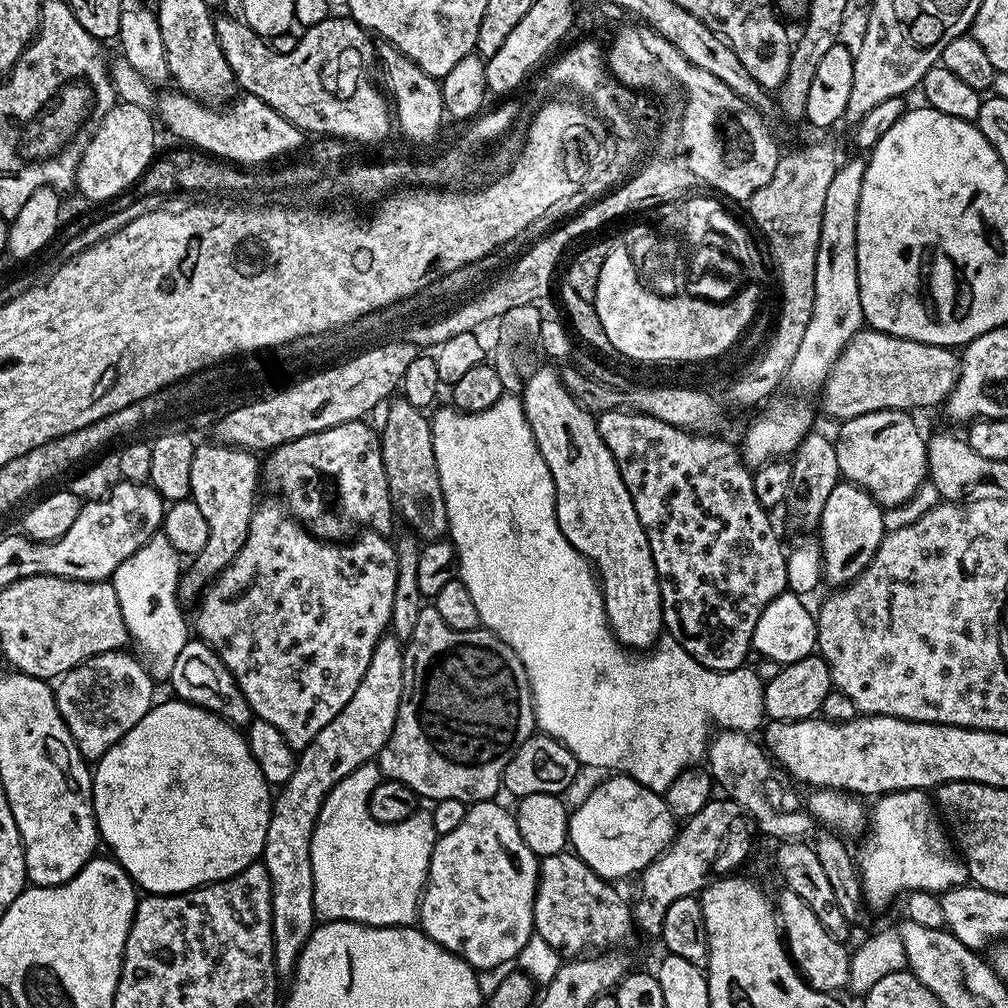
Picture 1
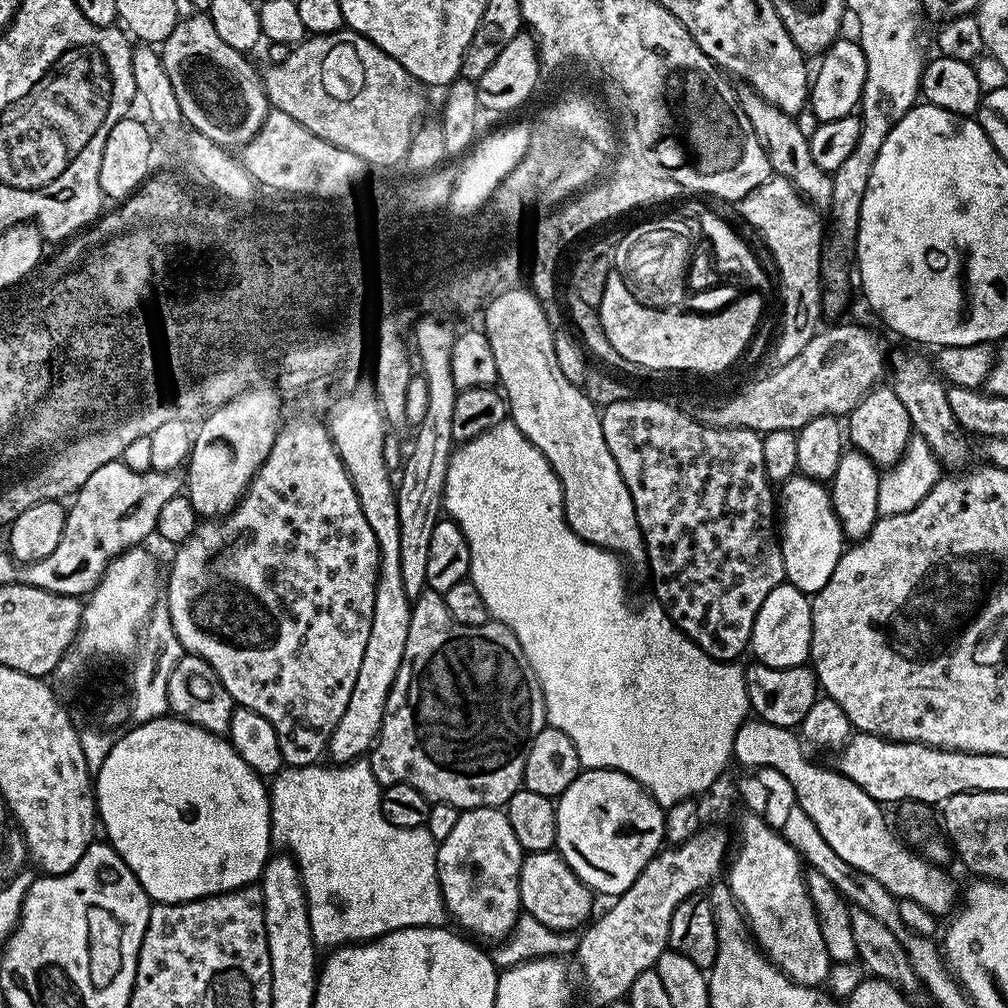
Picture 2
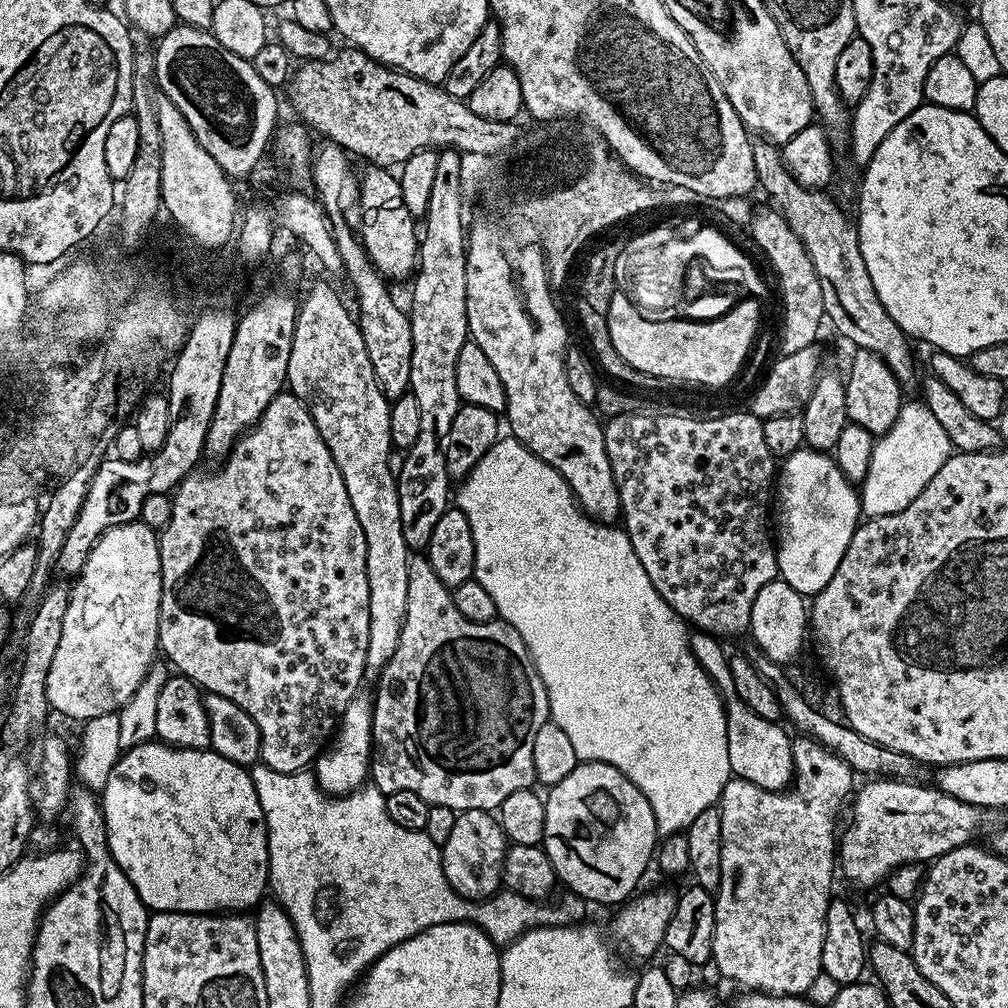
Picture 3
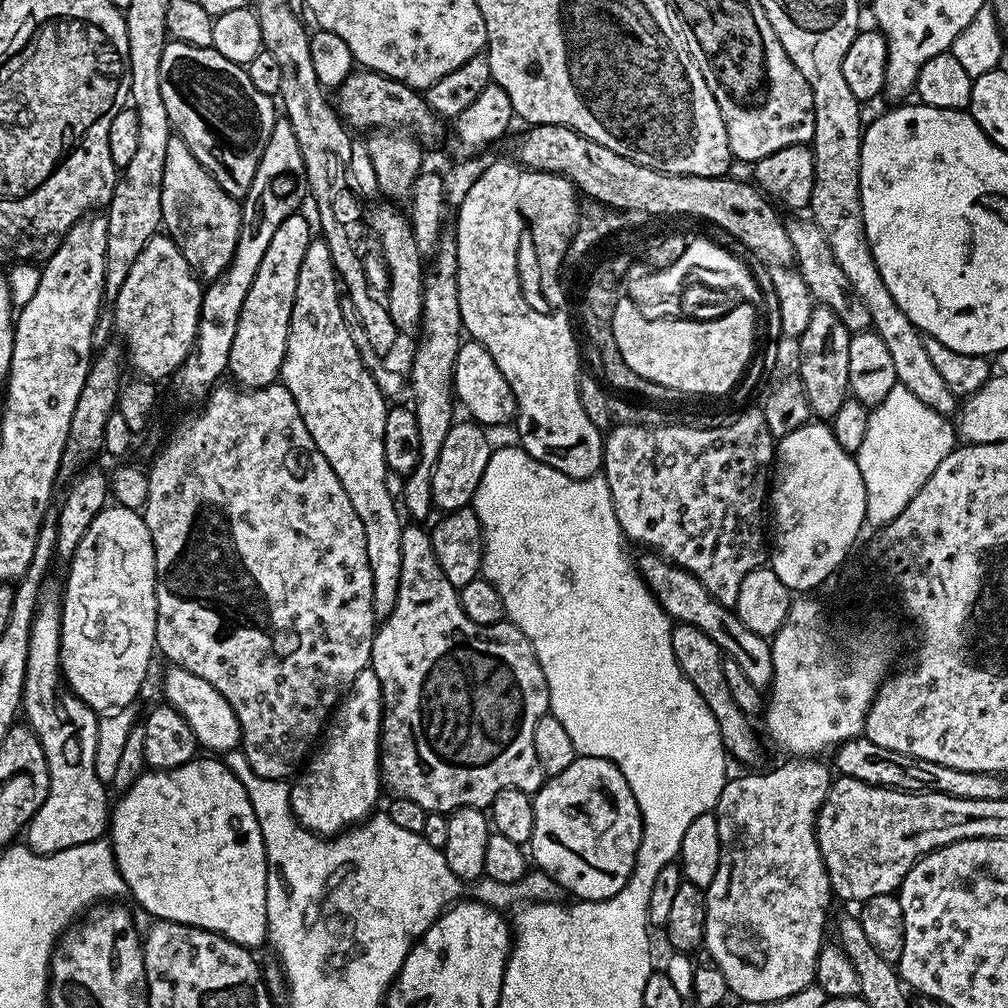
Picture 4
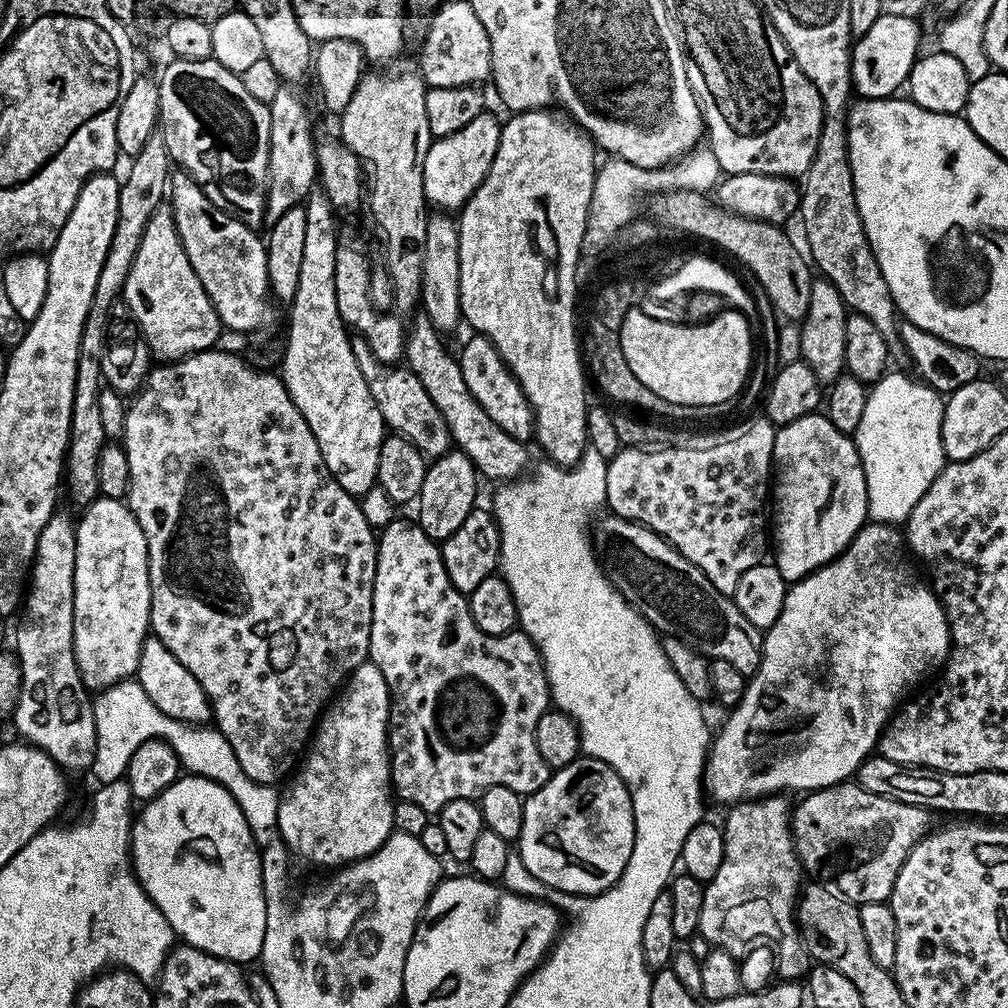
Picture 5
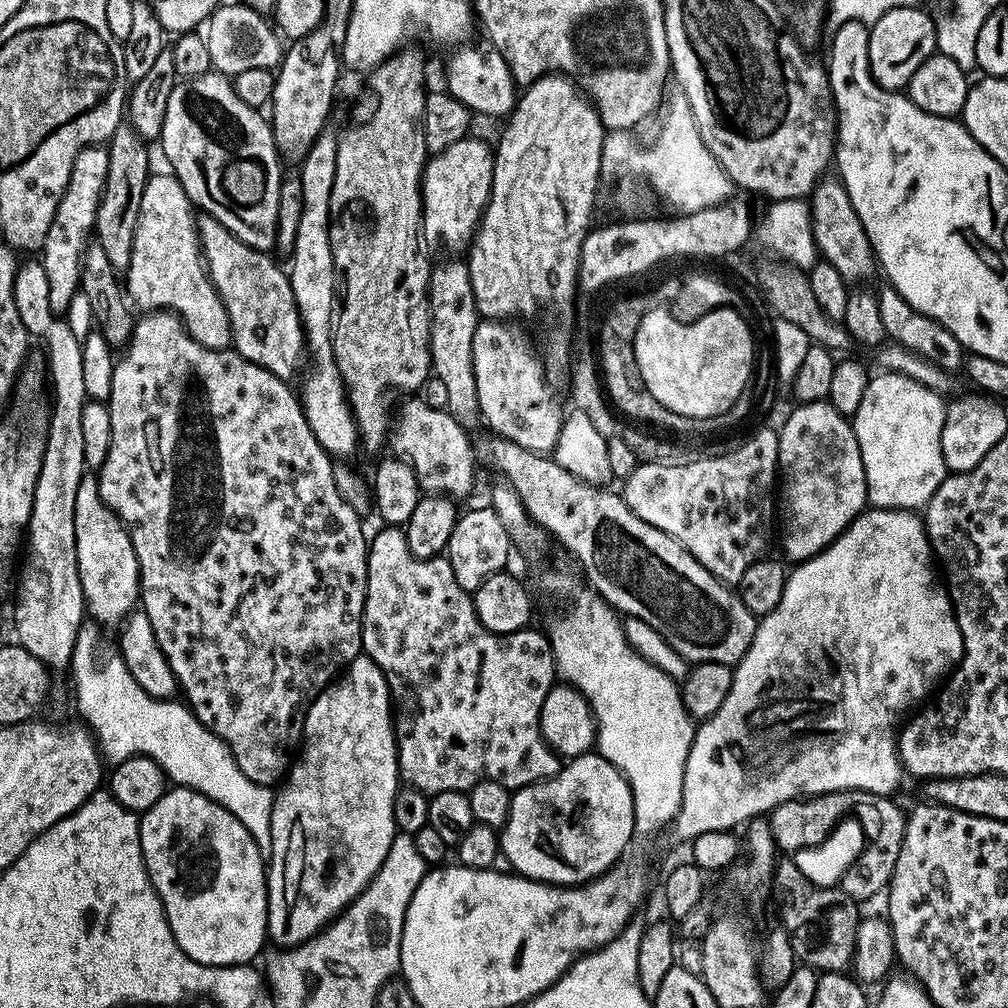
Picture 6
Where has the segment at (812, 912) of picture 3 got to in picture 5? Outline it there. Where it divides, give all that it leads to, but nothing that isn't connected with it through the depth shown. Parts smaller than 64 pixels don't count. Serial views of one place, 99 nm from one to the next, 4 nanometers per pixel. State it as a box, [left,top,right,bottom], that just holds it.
[700,794,810,981]

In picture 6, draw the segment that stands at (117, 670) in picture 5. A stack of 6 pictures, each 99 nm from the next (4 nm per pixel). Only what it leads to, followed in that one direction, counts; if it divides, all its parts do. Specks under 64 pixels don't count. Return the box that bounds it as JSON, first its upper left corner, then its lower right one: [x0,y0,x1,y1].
[74,474,140,626]

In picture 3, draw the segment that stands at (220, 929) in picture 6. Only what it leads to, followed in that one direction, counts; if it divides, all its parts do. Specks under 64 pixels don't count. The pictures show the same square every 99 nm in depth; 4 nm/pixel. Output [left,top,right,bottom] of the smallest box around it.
[102,742,268,914]

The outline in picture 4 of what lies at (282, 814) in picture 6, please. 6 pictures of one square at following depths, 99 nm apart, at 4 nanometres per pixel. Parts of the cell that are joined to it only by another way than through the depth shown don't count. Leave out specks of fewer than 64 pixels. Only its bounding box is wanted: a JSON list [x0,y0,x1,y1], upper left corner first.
[288,666,384,838]

